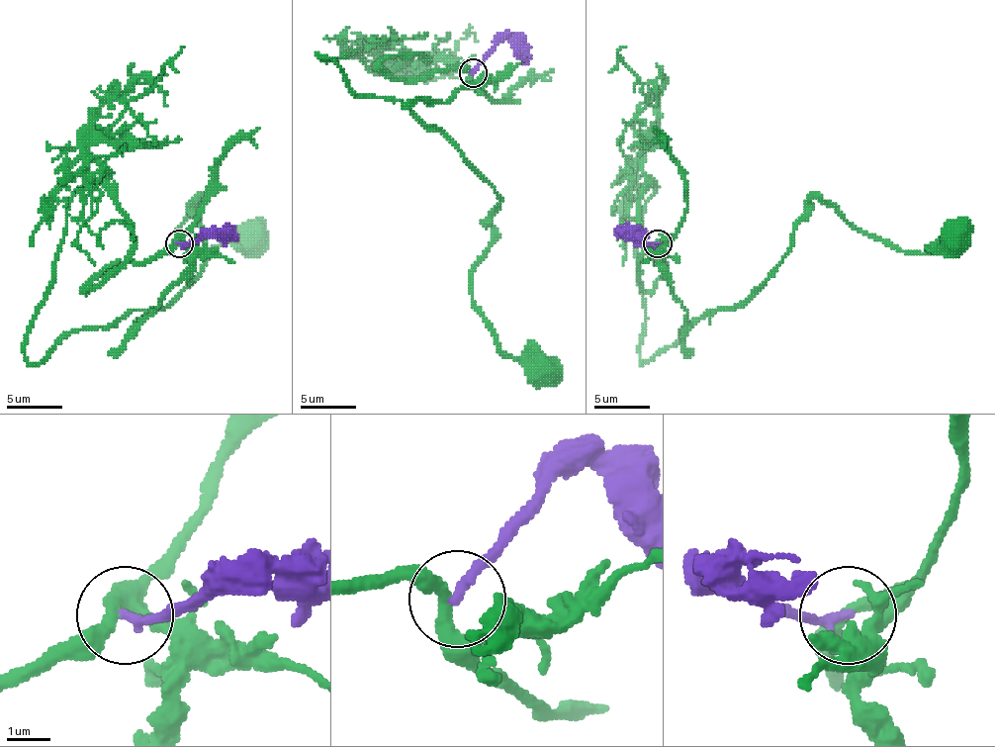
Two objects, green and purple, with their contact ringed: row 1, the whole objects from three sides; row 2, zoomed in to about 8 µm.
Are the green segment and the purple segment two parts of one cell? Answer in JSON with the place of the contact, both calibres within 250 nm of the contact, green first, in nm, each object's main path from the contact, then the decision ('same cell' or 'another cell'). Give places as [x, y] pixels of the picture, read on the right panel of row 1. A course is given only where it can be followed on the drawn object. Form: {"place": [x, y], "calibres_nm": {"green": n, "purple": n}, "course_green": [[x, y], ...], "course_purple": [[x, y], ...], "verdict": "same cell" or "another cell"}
{"place": [657, 243], "calibres_nm": {"green": 320, "purple": 220}, "course_green": [[657, 242], [648, 290], [654, 184], [634, 232], [645, 363], [732, 310], [813, 198], [911, 254], [961, 232]], "course_purple": [[657, 242], [637, 242], [623, 234], [648, 232]], "verdict": "another cell"}

